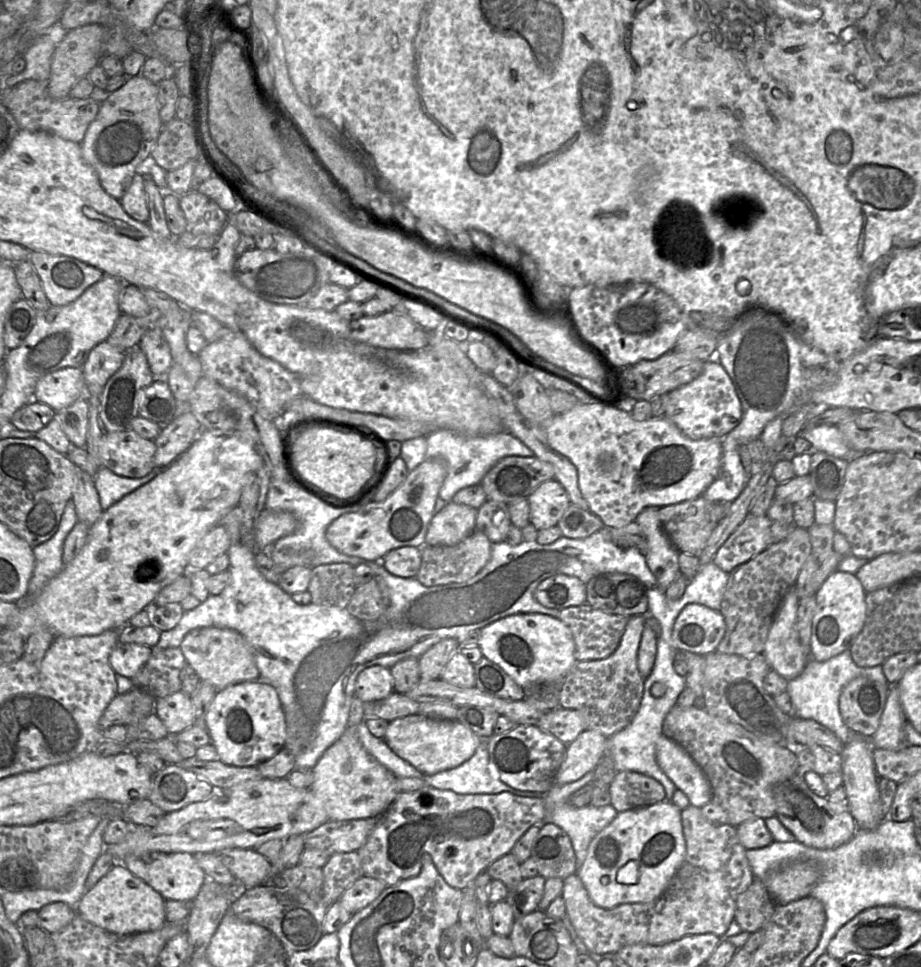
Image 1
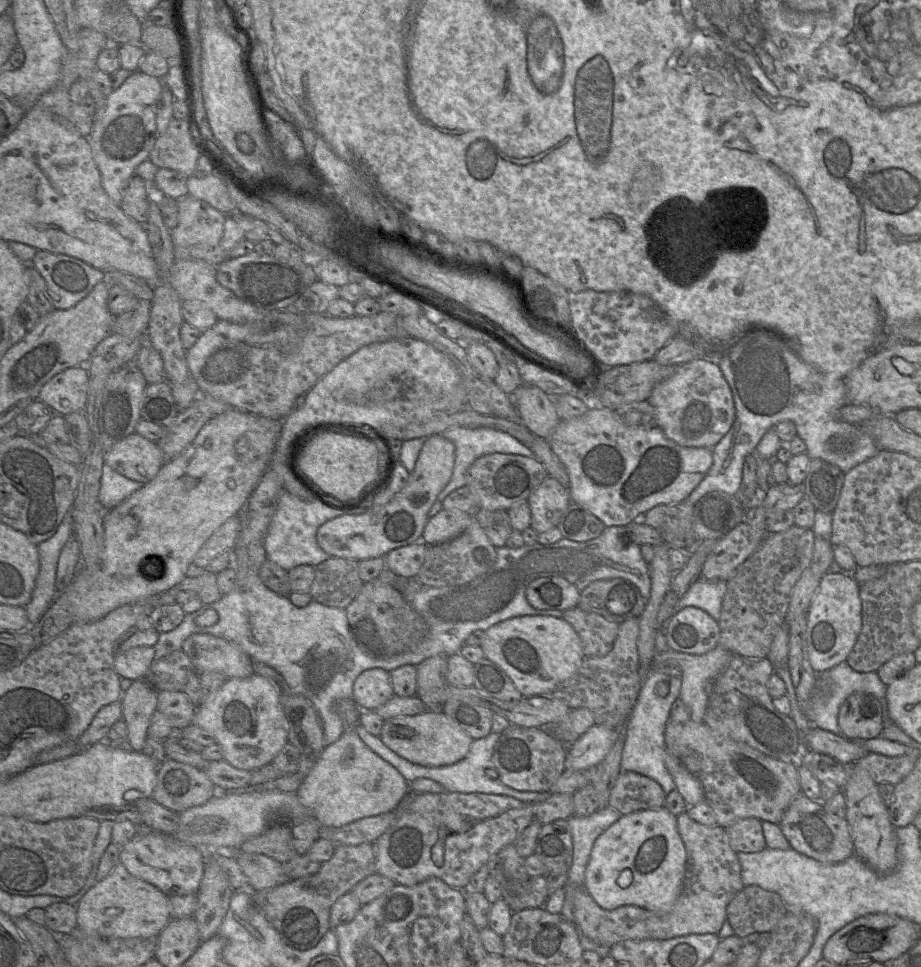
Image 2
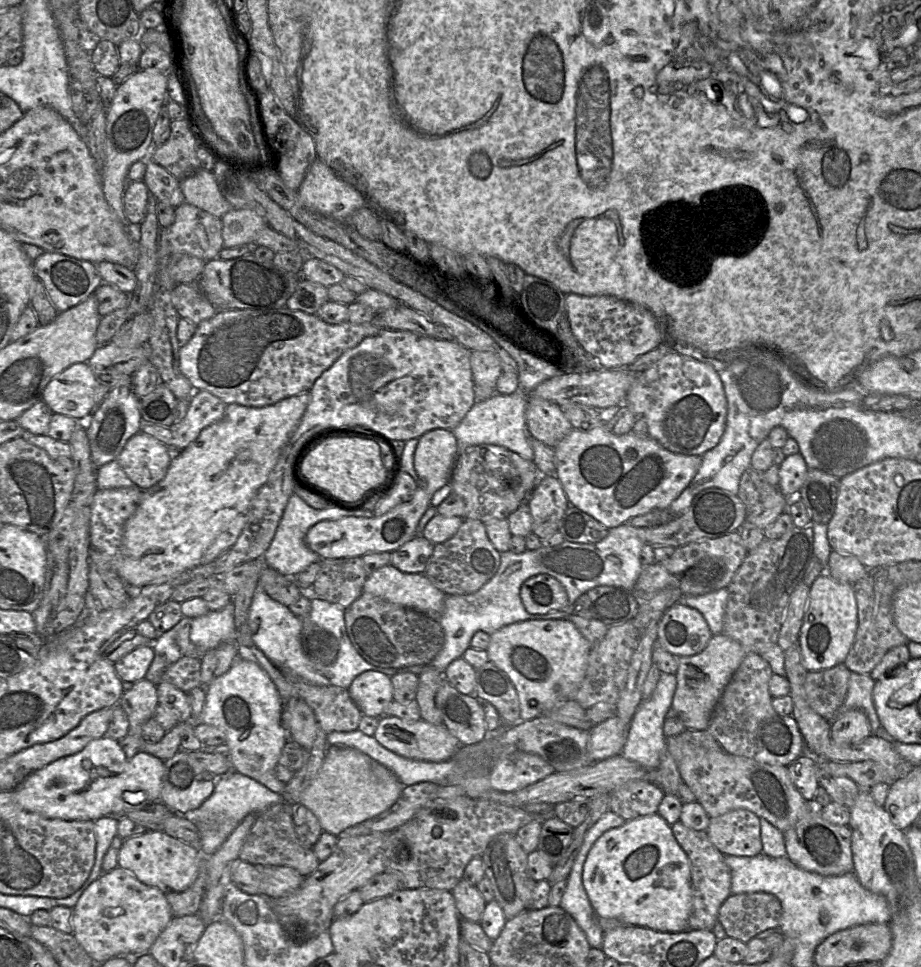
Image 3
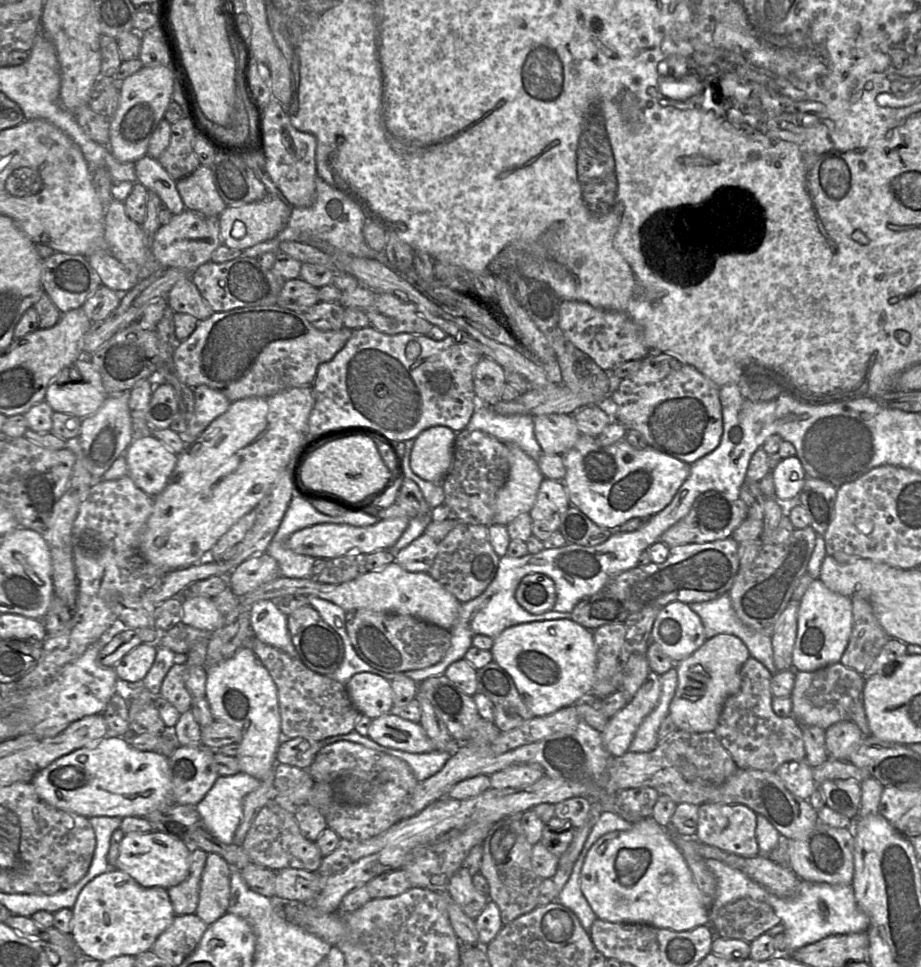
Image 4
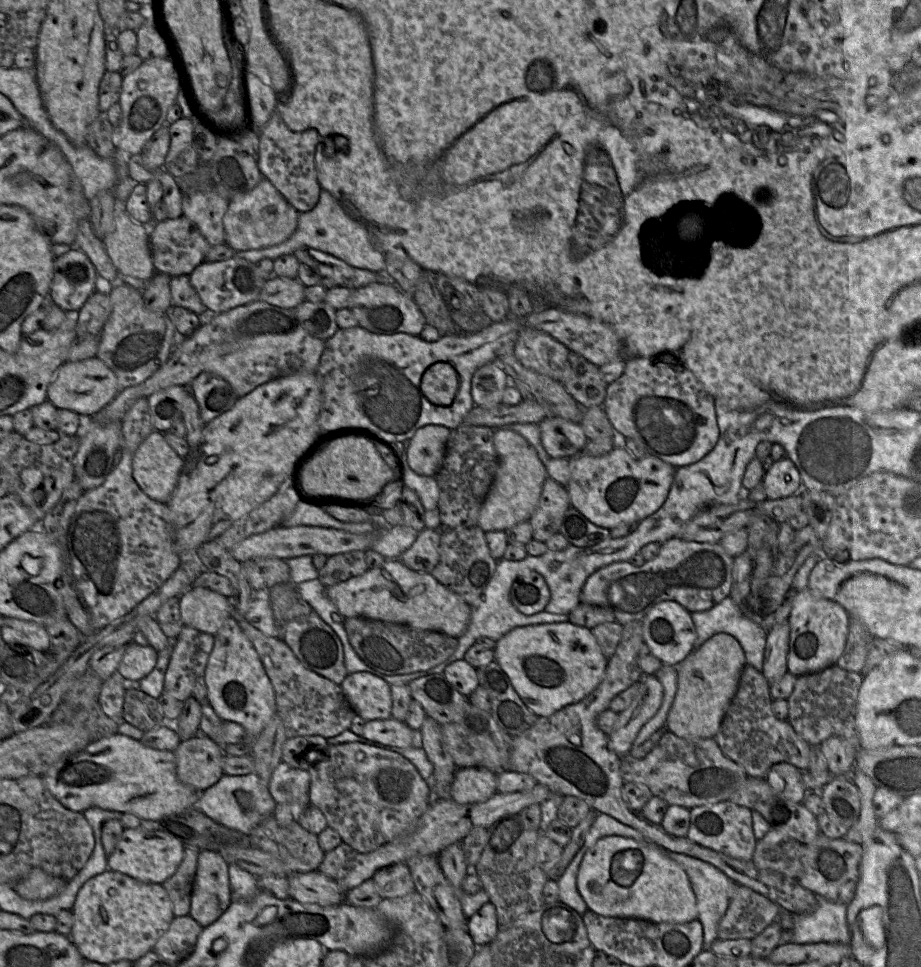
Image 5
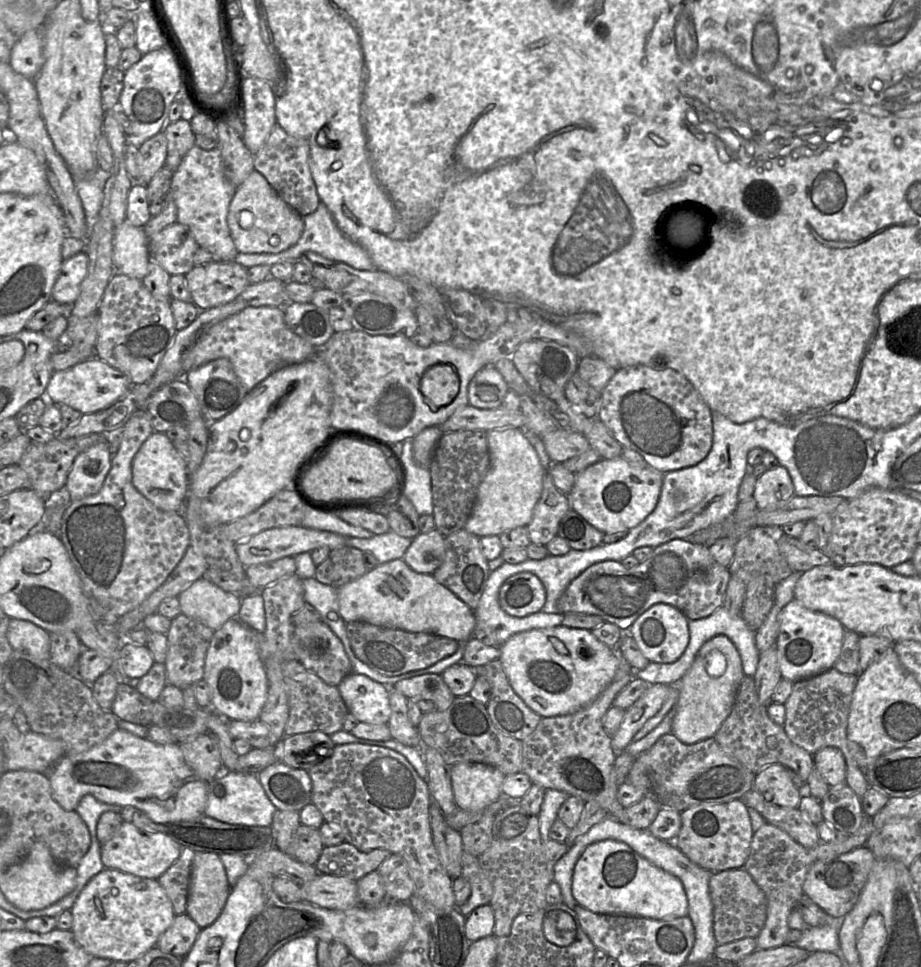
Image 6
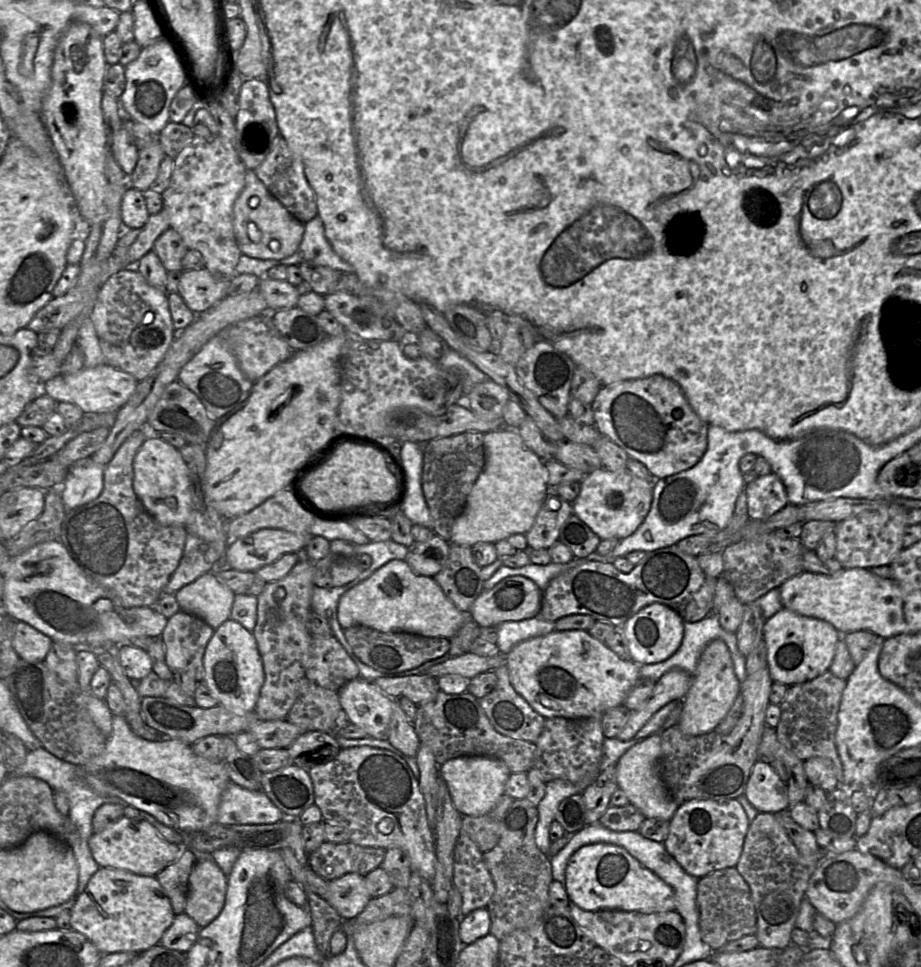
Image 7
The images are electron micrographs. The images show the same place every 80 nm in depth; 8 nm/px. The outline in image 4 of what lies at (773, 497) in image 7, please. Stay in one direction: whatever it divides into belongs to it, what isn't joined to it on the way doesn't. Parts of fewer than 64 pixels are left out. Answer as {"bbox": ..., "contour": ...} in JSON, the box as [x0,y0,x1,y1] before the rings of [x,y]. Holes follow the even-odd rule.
{"bbox":[772,455,806,504],"contour":[[[795,455],[782,459],[772,470],[772,474],[775,486],[774,498],[782,504],[795,502],[806,478],[799,458]]]}

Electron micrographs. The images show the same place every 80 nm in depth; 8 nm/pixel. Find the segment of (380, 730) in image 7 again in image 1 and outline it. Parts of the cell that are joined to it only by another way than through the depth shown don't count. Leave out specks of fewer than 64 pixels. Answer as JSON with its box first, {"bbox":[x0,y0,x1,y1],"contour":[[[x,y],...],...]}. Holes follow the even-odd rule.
{"bbox":[355,665,394,703],"contour":[[[373,665],[362,670],[356,678],[355,696],[363,703],[381,700],[394,691],[391,669]]]}

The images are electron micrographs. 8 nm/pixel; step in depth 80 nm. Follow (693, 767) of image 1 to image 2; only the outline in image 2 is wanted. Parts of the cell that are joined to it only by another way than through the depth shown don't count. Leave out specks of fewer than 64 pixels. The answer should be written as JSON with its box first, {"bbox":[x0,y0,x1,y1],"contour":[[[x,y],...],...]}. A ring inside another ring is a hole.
{"bbox":[665,751,705,807],"contour":[[[669,751],[666,752],[665,765],[672,776],[677,791],[681,794],[688,807],[705,800],[700,782],[692,776],[681,762]]]}

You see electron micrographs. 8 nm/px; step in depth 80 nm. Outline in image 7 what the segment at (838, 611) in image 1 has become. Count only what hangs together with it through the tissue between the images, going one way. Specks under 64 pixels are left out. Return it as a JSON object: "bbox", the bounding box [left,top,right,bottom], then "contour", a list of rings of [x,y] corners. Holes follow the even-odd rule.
{"bbox":[763,608,842,686],"contour":[[[783,608],[767,619],[763,628],[767,667],[773,682],[792,686],[829,671],[841,638],[842,634],[829,622]]]}

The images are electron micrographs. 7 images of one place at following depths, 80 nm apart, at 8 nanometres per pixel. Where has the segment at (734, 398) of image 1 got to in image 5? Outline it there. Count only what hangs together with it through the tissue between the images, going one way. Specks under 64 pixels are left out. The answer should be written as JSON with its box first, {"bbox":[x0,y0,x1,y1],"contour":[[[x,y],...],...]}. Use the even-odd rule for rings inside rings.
{"bbox":[603,352,719,468],"contour":[[[669,352],[628,359],[623,374],[607,386],[603,409],[615,431],[640,443],[647,455],[676,468],[701,460],[714,449],[719,439],[714,397],[679,358]]]}

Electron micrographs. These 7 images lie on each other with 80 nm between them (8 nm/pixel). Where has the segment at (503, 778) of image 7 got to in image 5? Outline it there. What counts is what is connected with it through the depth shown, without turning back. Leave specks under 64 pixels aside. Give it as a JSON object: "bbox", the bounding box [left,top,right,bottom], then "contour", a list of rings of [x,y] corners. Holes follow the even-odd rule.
{"bbox":[450,767,498,804],"contour":[[[463,767],[455,771],[450,791],[458,804],[484,802],[497,793],[498,775],[483,767]]]}

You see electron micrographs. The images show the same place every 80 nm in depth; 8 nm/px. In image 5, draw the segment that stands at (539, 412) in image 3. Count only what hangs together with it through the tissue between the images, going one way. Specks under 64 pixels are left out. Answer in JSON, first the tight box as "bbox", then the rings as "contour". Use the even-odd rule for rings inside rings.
{"bbox":[539,417,588,458],"contour":[[[547,417],[539,424],[541,441],[551,458],[570,458],[583,451],[588,439],[579,423]]]}

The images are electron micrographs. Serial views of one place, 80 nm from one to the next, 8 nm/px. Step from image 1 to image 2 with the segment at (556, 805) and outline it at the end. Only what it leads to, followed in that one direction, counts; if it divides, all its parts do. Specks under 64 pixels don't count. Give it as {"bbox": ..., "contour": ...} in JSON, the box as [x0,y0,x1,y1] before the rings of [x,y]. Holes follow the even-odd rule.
{"bbox":[567,806,621,886],"contour":[[[607,806],[588,816],[571,815],[567,819],[573,843],[572,864],[568,871],[570,886],[584,886],[586,866],[595,840],[620,817],[621,813]]]}

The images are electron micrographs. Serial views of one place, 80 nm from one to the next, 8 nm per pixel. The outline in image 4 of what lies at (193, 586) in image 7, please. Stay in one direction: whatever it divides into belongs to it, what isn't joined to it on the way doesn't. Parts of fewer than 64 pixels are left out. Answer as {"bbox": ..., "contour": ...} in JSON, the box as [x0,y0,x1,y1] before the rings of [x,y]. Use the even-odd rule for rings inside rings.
{"bbox":[181,596,225,632],"contour":[[[191,596],[182,598],[181,622],[207,632],[215,632],[224,625],[225,616],[217,609],[212,598],[205,596]]]}

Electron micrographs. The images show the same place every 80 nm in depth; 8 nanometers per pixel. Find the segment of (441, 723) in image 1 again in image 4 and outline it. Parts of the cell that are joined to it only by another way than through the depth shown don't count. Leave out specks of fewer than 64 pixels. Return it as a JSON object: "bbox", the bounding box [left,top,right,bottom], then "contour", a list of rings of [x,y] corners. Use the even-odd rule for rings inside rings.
{"bbox":[367,713,436,753],"contour":[[[392,713],[372,719],[367,736],[381,746],[410,753],[436,751],[434,742],[420,723],[411,722]]]}

